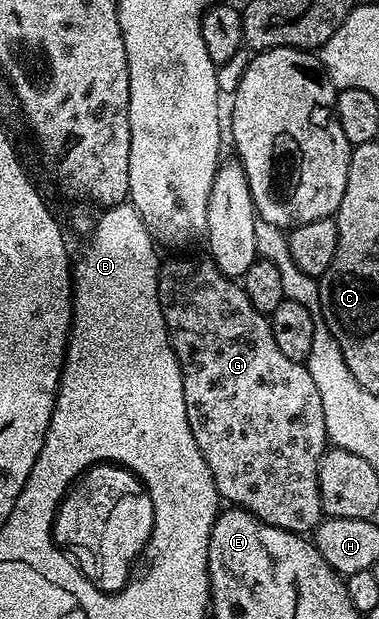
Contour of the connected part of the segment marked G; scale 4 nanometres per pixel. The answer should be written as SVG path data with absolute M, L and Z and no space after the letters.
M202 257L202 259L173 259L170 263L168 263L168 261L162 262L157 284L159 285L159 301L161 302L163 313L165 314L167 333L169 334L171 345L175 349L175 357L179 361L179 369L183 377L183 401L187 405L187 425L191 425L191 437L195 437L195 445L199 445L199 453L203 453L203 461L207 461L207 469L211 469L211 477L217 486L218 496L220 496L224 502L226 499L226 504L239 507L243 511L250 511L256 519L263 520L267 525L275 525L279 529L287 529L288 531L296 531L298 533L312 532L323 518L317 474L319 473L321 457L327 450L327 436L325 434L325 422L323 421L323 397L319 397L319 389L315 389L315 381L311 381L311 373L308 367L306 367L304 363L291 361L291 357L286 357L286 355L279 350L279 345L275 345L275 333L271 333L271 325L269 324L268 318L263 313L259 313L255 310L251 305L251 301L247 301L247 293L245 292L244 286L242 286L240 282L234 281L230 276L223 274L223 272L213 264L212 259Z

